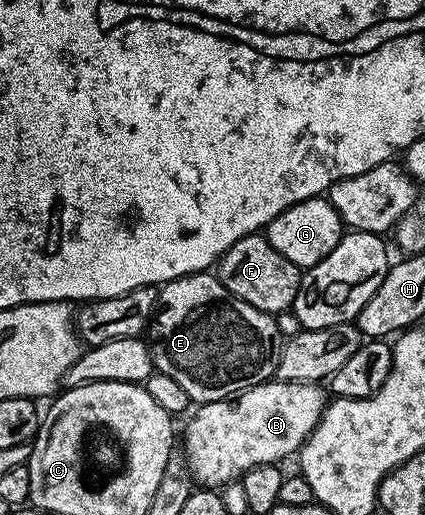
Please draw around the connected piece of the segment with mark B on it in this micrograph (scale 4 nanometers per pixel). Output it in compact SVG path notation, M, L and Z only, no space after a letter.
M266 381L260 383L258 387L249 387L243 392L240 392L236 397L230 397L228 399L220 399L214 403L200 404L188 416L189 424L185 427L185 455L183 454L183 462L194 482L194 484L200 485L205 489L220 489L225 486L226 483L231 483L240 480L241 476L246 471L250 471L252 467L258 467L261 463L271 463L274 465L280 464L280 459L285 459L288 455L296 456L300 452L302 445L308 439L310 433L316 429L317 423L321 420L321 414L324 413L327 406L327 391L320 382L315 383L282 383L280 381Z

